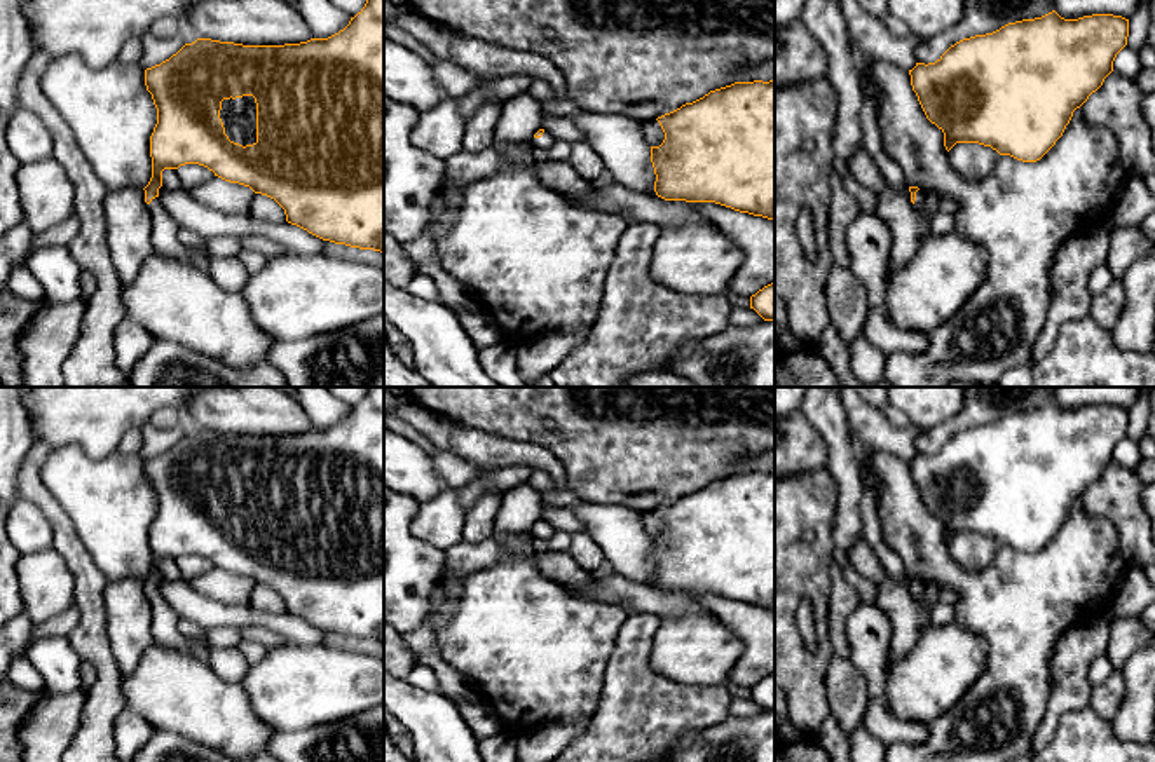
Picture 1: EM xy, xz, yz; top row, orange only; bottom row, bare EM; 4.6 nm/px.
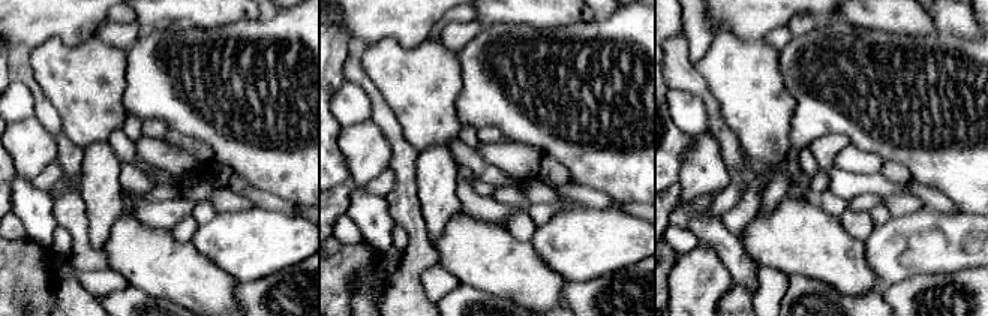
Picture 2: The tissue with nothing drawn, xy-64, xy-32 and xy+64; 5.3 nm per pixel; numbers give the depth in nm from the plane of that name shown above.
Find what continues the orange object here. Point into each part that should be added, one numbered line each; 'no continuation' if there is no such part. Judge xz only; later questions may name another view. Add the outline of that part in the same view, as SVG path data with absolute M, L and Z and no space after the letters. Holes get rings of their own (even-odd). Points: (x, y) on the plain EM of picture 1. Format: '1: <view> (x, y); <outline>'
1: xz (546, 530); M544 521L541 528L532 528L532 535L536 539L548 541L553 534L555 534L555 527L550 525L548 521Z

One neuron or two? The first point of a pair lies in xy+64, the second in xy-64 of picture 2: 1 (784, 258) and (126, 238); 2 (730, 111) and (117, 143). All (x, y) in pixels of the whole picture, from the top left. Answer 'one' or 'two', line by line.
1: one
2: two

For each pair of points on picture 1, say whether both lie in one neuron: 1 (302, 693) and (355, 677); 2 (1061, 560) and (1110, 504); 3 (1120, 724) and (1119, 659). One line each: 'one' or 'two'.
1: one
2: two
3: two

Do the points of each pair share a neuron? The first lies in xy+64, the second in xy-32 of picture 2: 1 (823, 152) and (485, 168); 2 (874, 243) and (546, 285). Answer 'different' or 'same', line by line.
1: different
2: different

